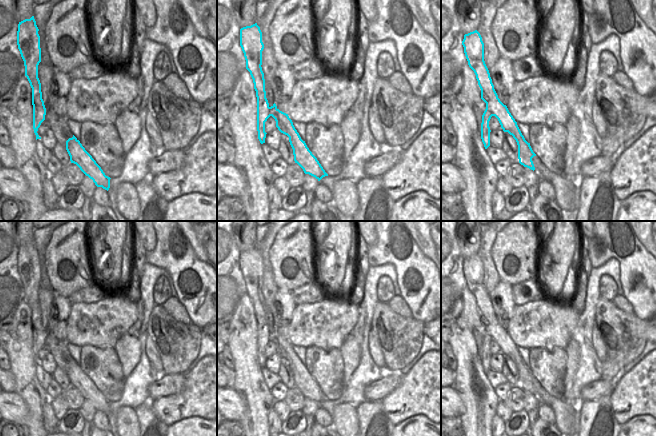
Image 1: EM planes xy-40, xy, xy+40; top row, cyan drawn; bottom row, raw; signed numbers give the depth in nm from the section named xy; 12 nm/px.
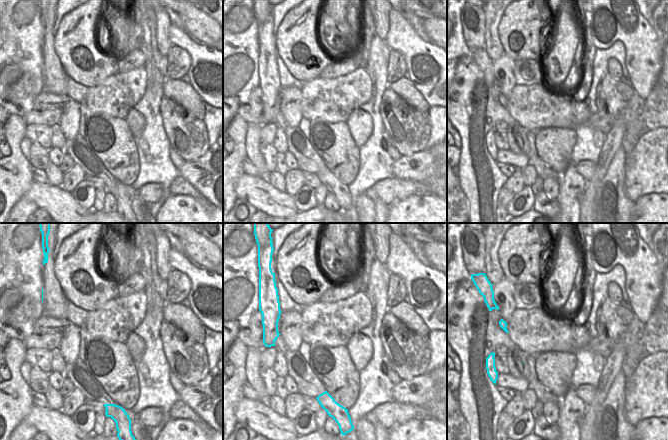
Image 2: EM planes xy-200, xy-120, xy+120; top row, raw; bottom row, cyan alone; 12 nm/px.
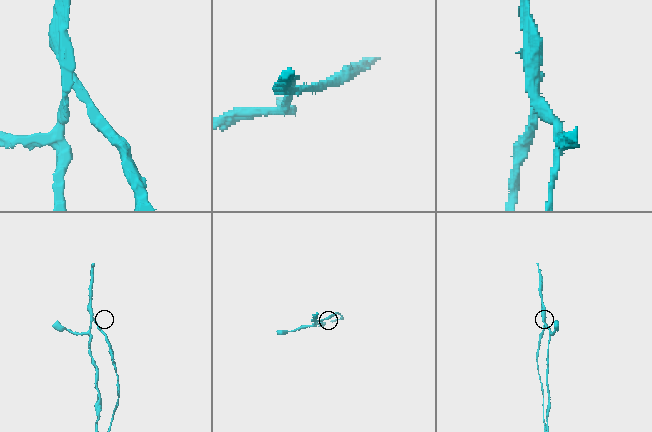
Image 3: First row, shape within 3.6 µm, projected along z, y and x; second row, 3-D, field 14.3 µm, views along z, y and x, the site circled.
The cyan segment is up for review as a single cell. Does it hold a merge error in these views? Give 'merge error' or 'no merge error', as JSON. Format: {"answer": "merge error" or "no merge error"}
{"answer": "merge error"}

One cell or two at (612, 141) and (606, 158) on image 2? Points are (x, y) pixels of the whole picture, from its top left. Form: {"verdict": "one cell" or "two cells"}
{"verdict": "one cell"}

